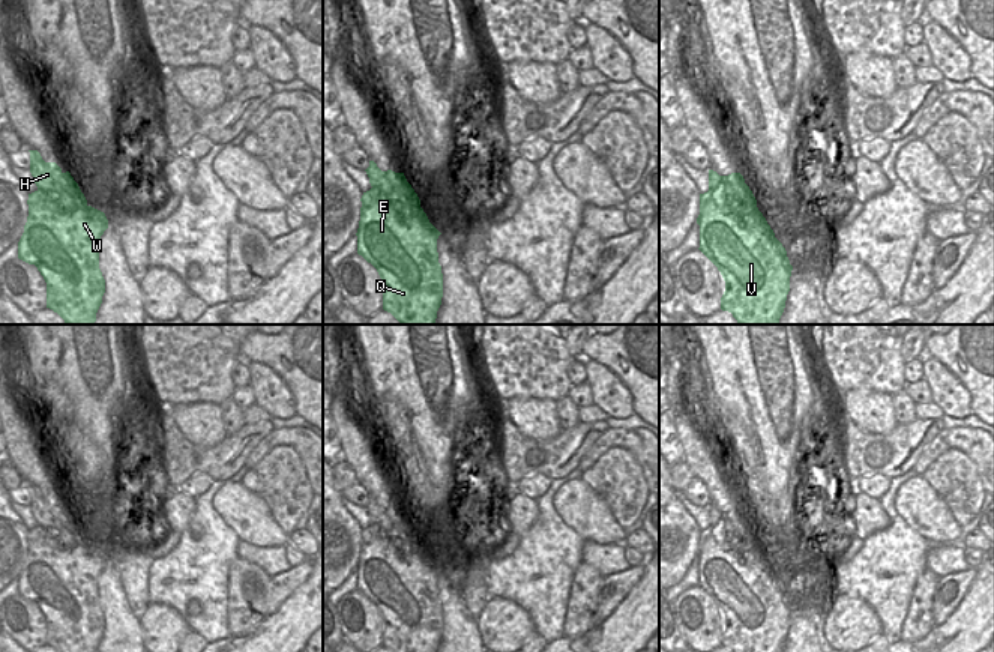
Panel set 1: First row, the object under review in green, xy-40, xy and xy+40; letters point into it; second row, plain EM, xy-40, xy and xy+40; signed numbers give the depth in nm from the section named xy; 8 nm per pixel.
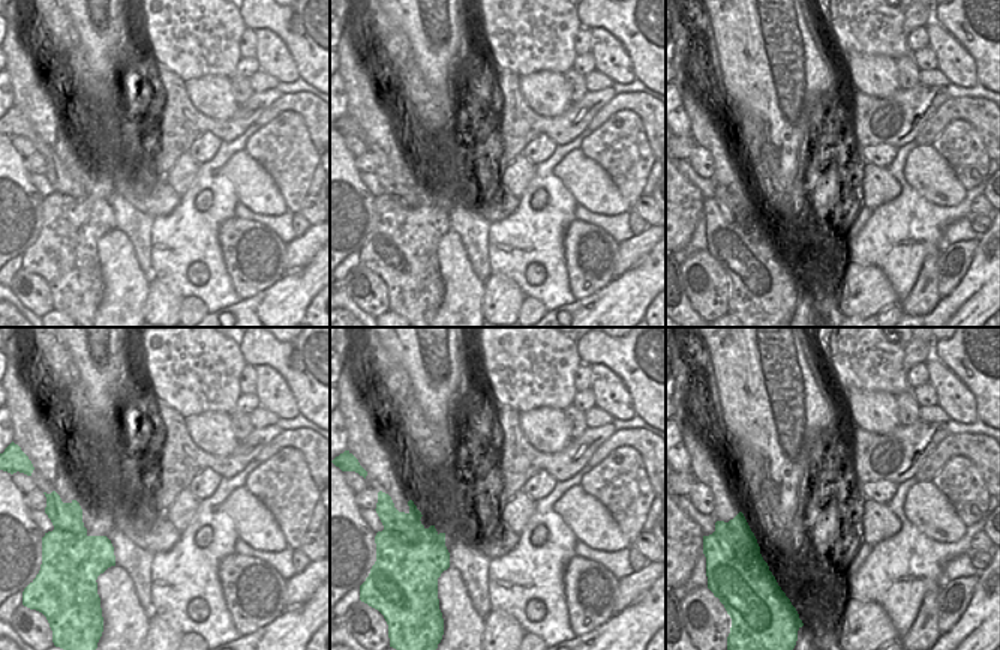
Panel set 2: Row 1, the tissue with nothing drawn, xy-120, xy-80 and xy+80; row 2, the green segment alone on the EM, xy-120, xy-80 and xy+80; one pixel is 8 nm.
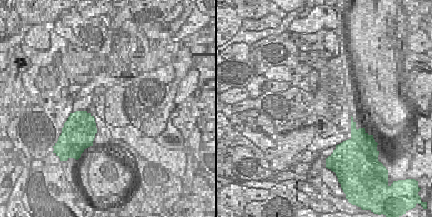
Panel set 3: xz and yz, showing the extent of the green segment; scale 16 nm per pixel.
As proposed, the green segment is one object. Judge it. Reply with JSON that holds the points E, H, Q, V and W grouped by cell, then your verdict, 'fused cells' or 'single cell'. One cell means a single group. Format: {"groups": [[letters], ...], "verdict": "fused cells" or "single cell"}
{"groups": [["E", "Q", "V", "W"], ["H"]], "verdict": "fused cells"}

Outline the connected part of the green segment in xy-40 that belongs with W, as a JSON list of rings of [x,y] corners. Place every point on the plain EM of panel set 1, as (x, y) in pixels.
[[[29,530],[29,553],[18,578],[18,595],[35,601],[47,619],[47,644],[59,652],[96,652],[105,629],[99,605],[98,581],[108,556],[104,548],[83,542],[75,548],[63,547],[48,530],[35,535]]]

